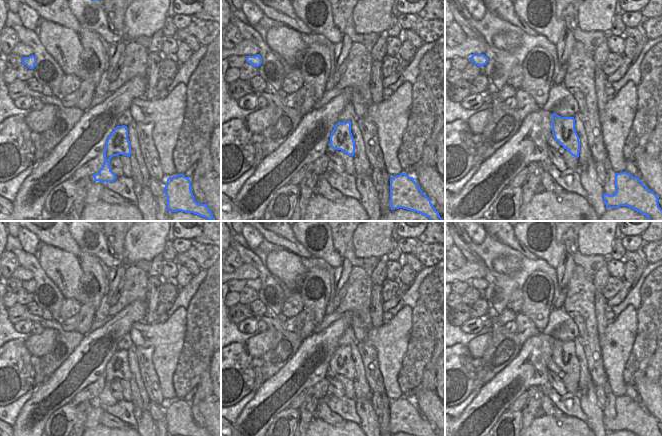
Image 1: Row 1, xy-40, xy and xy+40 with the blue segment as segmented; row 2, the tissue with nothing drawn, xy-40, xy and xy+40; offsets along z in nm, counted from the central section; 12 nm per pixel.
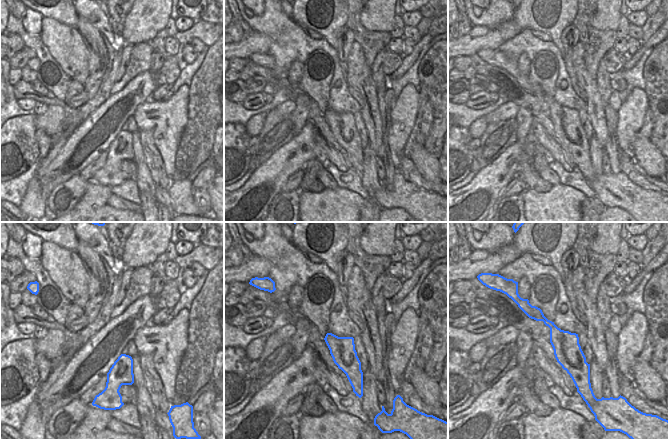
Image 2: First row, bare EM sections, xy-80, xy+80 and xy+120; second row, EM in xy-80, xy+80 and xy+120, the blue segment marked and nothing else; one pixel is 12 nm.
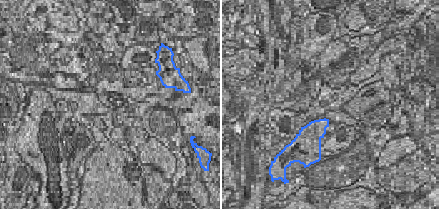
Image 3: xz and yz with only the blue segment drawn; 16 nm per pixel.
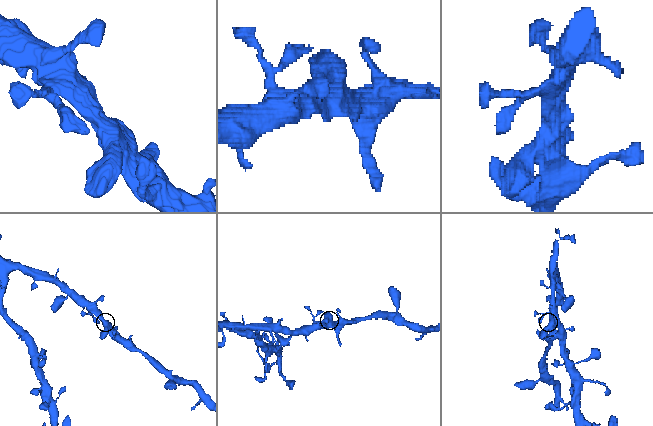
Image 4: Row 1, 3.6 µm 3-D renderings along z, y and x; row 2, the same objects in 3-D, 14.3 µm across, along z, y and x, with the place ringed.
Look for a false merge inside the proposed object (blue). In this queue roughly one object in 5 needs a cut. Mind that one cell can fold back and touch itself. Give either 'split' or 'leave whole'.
leave whole

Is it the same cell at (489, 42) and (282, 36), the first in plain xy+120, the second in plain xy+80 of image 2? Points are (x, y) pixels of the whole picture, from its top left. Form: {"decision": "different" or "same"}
{"decision": "different"}

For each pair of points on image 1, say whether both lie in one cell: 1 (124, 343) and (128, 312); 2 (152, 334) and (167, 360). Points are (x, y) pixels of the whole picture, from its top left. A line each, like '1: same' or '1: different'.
1: different
2: same

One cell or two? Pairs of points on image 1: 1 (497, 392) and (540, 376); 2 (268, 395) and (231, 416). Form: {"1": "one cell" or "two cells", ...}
{"1": "one cell", "2": "two cells"}

